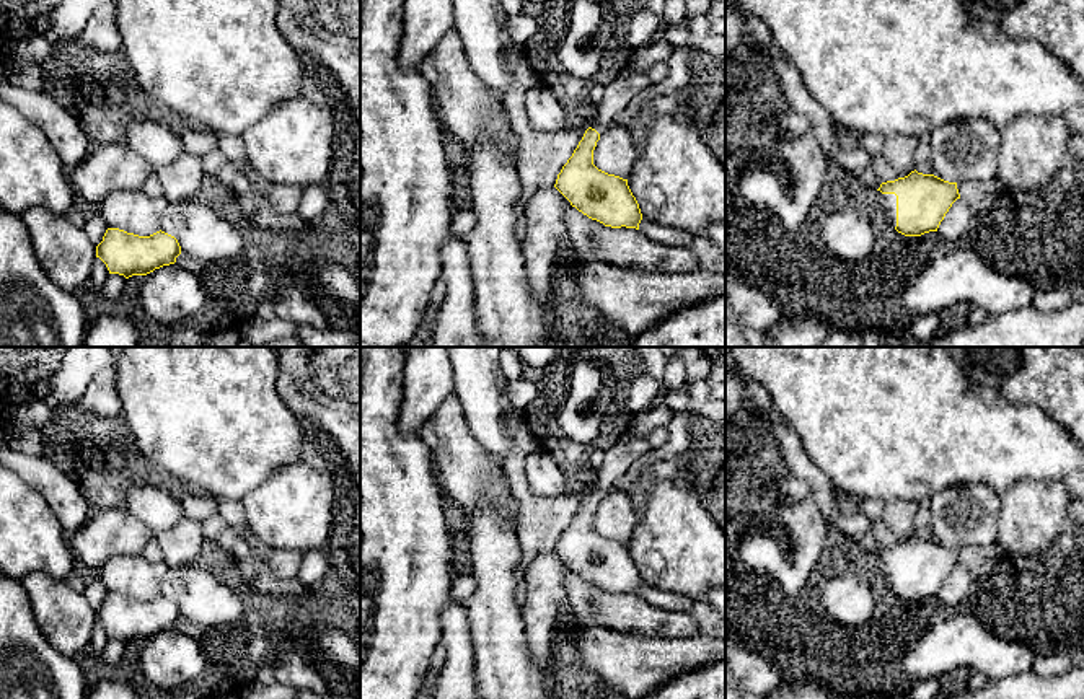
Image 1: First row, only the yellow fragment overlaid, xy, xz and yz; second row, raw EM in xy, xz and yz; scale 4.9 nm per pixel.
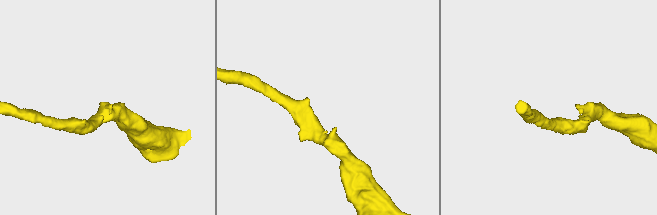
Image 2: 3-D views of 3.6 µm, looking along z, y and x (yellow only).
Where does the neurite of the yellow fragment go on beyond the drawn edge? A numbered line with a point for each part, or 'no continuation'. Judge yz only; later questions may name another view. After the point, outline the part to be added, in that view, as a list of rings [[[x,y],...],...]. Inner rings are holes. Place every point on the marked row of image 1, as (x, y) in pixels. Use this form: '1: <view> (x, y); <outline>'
1: yz (887, 202); [[[875,191],[875,204],[880,207],[888,218],[888,222],[897,226],[897,196],[895,194],[882,194]]]

